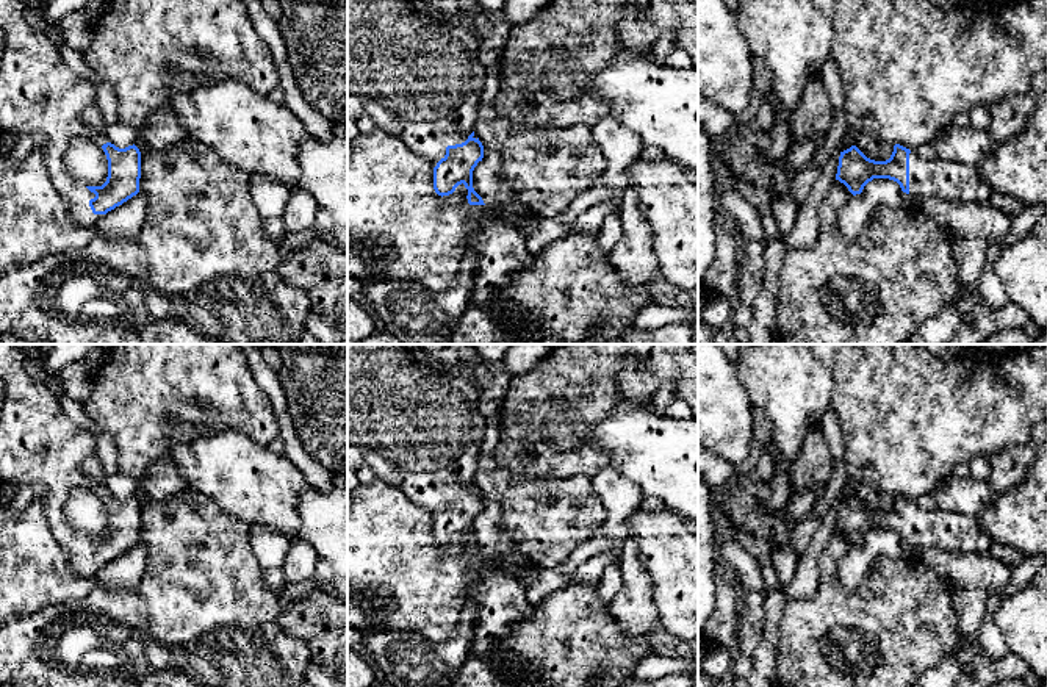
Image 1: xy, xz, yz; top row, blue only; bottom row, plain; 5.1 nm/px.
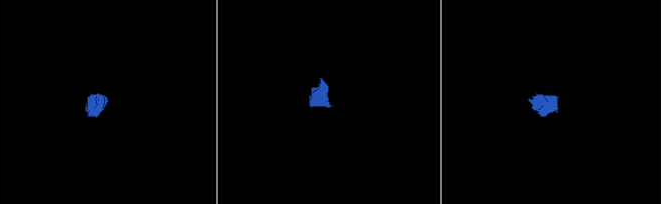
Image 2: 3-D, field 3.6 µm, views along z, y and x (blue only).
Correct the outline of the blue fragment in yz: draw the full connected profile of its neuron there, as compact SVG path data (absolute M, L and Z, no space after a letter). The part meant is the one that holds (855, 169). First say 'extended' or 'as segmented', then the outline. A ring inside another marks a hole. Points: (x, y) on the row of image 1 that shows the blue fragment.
extended | M900 144L886 161L867 158L856 146L840 152L836 180L856 196L873 178L889 178L900 185L912 203L933 197L950 203L991 203L1000 211L1017 216L1025 207L992 189L980 175L977 166L936 156L920 158L916 150Z

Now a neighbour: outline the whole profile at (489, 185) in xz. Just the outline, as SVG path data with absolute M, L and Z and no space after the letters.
M484 147L484 158L473 171L474 191L482 197L484 203L512 225L526 225L535 216L518 202L516 196L509 189L499 175L501 155Z

